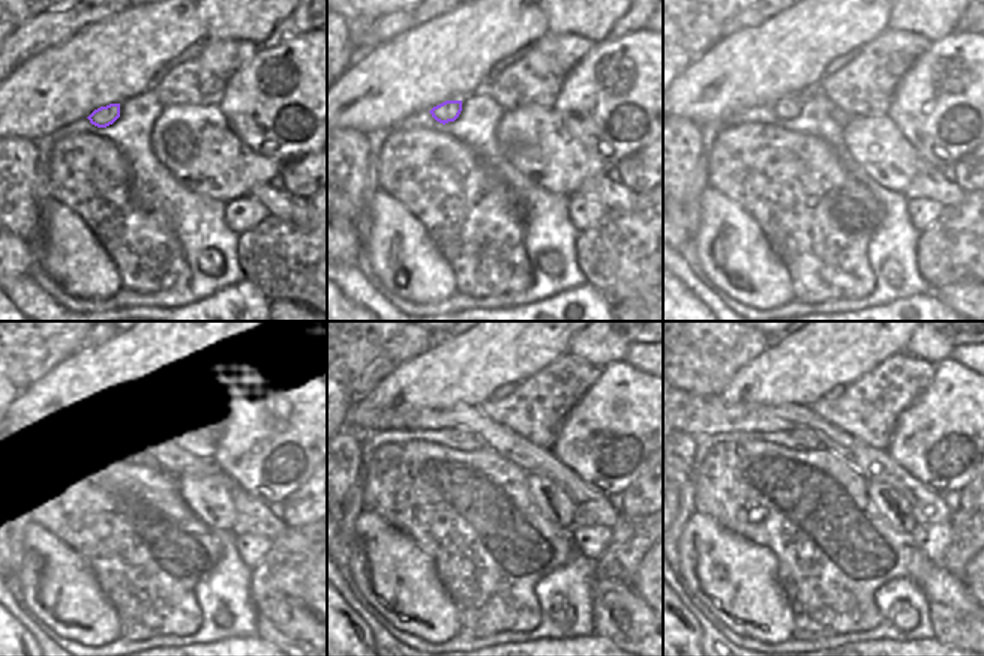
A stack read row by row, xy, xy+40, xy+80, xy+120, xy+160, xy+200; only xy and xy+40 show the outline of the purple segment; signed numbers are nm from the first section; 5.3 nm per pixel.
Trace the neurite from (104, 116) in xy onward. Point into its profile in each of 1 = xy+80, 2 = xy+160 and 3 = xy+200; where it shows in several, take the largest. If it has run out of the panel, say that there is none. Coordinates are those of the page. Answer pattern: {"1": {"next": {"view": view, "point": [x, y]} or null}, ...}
{"1": {"next": {"view": "xy+80", "point": [786, 108]}}, "2": {"next": {"view": "xy+160", "point": [468, 442]}}, "3": {"next": {"view": "xy+200", "point": [806, 440]}}}

